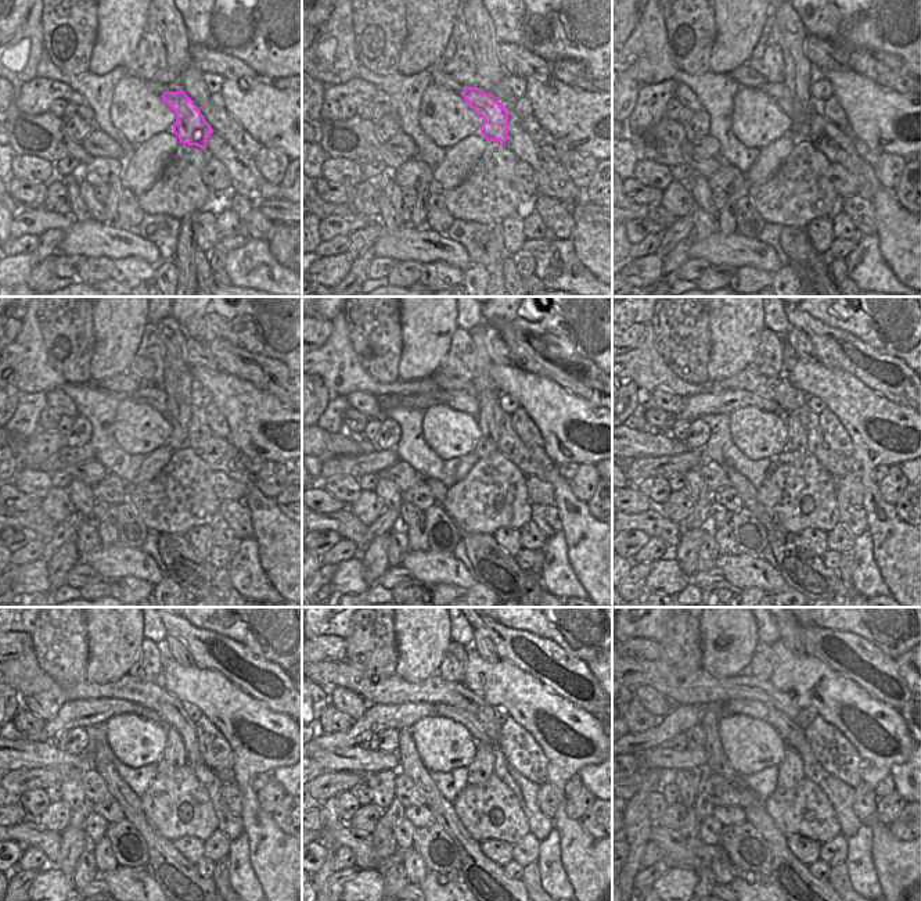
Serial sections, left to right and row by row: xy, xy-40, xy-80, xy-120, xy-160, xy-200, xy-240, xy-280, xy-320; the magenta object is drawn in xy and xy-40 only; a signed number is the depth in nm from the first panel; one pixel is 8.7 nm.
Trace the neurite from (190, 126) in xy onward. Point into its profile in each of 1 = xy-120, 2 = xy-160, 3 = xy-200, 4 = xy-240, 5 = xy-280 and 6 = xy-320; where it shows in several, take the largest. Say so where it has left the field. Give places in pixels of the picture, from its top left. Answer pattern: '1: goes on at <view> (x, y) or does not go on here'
1: goes on at xy-120 (154, 397)
2: goes on at xy-160 (460, 401)
3: goes on at xy-200 (727, 401)
4: goes on at xy-240 (82, 714)
5: goes on at xy-280 (378, 717)
6: goes on at xy-320 (680, 718)

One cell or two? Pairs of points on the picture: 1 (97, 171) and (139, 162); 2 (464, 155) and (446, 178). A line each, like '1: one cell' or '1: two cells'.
1: two cells
2: one cell

